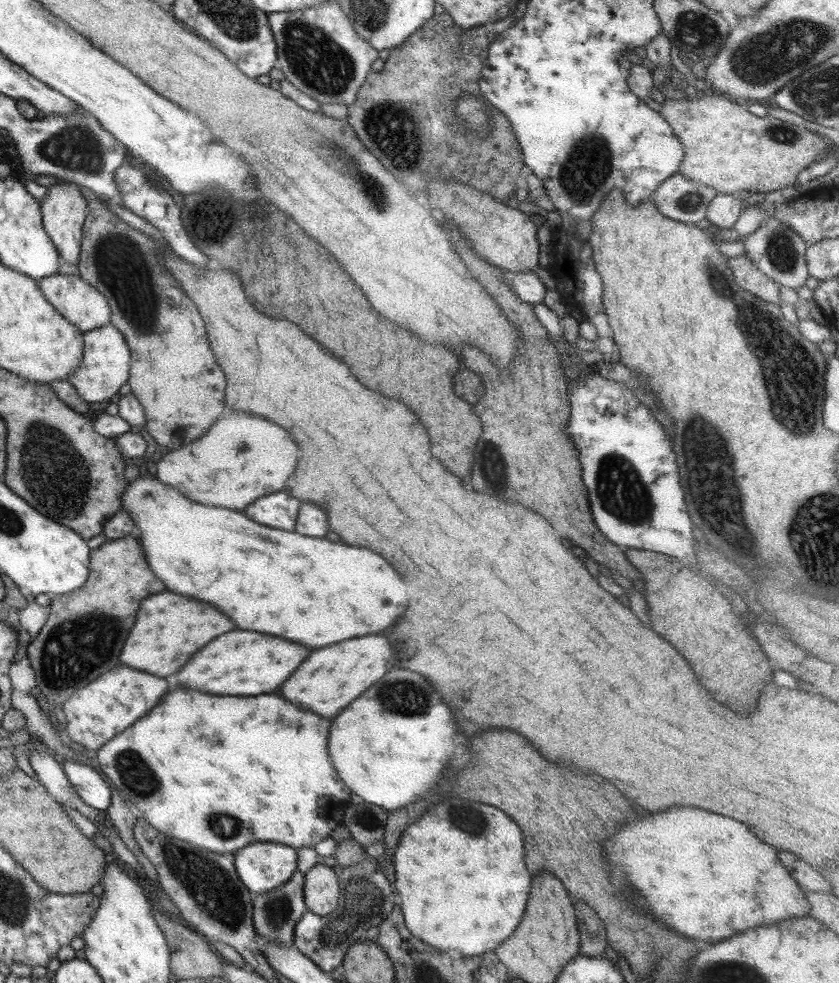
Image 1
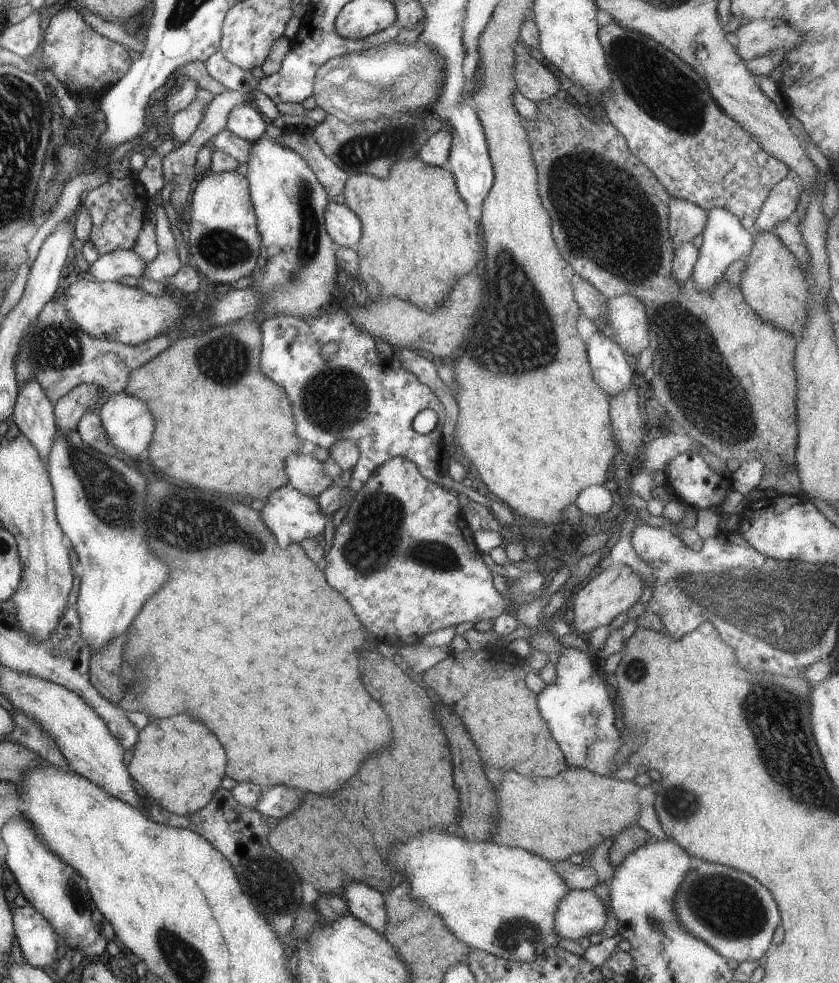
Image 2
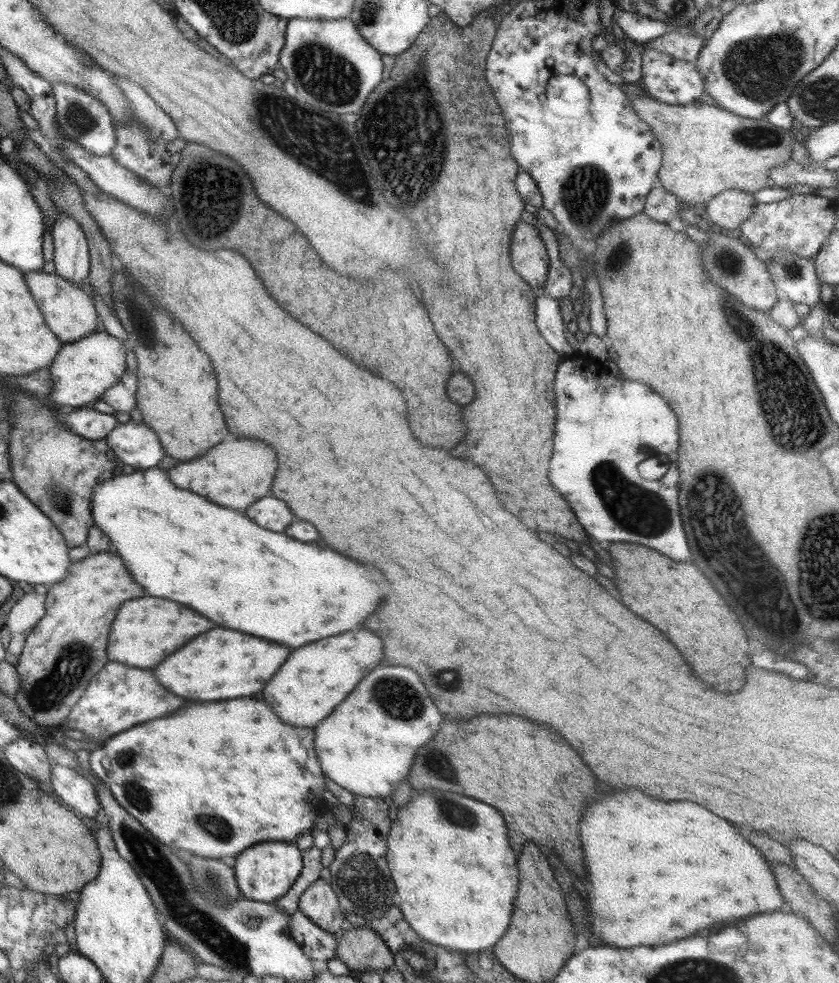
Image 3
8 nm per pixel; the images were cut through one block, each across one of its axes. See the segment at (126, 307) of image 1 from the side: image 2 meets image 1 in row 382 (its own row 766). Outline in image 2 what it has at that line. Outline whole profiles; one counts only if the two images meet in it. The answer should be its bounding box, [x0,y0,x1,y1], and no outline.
[127,716,226,816]

